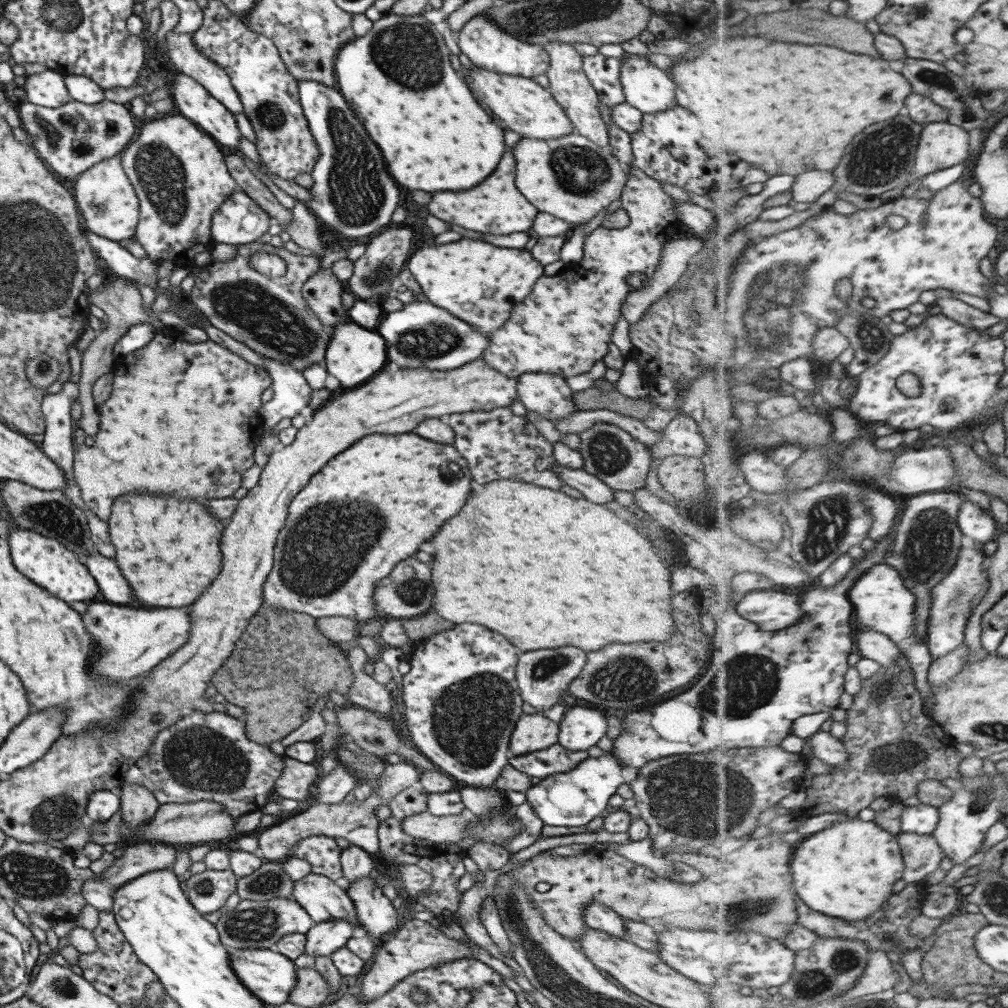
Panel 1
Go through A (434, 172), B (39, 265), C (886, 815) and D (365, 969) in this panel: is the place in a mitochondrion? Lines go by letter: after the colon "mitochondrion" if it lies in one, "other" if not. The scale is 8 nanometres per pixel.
A: other
B: mitochondrion
C: other
D: other

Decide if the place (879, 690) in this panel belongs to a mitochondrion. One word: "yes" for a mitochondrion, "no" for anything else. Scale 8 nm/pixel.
yes

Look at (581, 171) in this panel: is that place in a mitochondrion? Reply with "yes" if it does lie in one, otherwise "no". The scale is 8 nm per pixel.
yes

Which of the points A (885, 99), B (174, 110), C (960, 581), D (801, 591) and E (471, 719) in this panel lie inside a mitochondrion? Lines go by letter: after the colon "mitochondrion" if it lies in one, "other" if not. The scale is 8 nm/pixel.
A: mitochondrion
B: other
C: mitochondrion
D: other
E: mitochondrion

